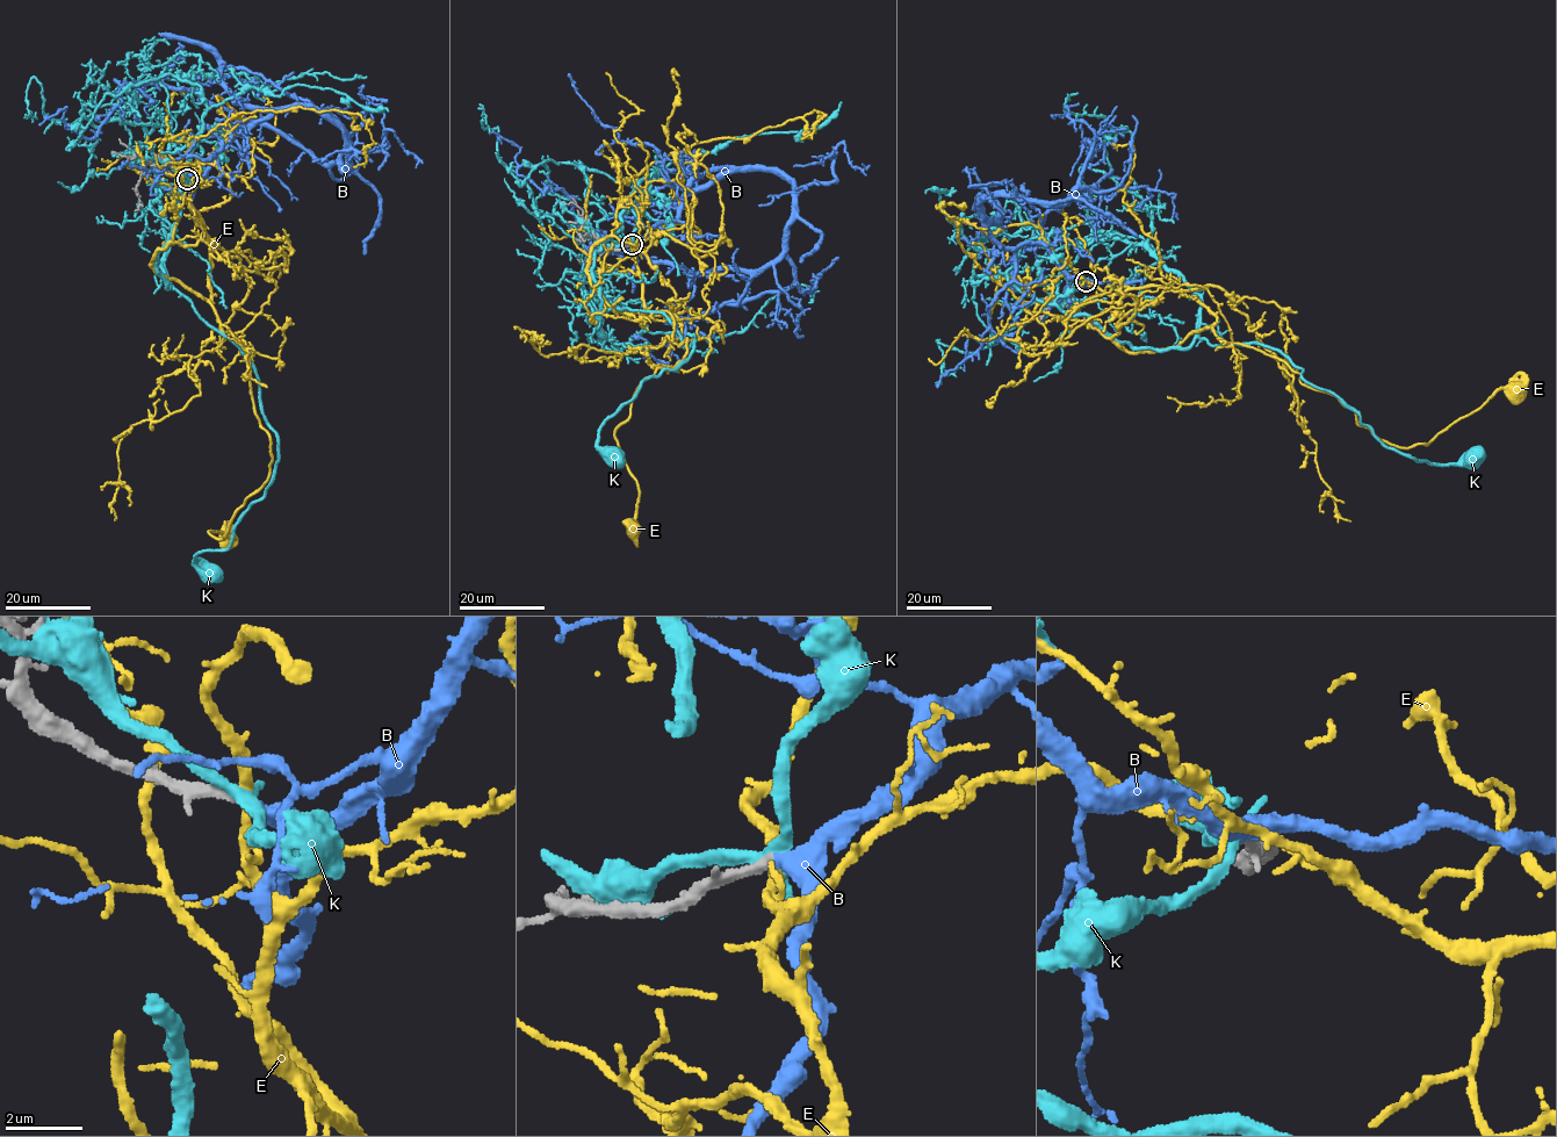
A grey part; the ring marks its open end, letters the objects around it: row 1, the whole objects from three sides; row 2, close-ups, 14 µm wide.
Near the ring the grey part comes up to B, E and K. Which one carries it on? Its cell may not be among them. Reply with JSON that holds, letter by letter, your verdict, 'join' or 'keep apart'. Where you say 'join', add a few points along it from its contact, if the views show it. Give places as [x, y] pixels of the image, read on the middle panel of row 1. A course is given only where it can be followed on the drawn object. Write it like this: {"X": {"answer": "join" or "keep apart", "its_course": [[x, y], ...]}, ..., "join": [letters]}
{"B": {"answer": "join", "its_course": [[632, 244], [708, 172], [793, 184], [776, 258], [691, 272], [599, 250], [492, 132]]}, "E": {"answer": "keep apart"}, "K": {"answer": "keep apart"}, "join": ["B"]}

